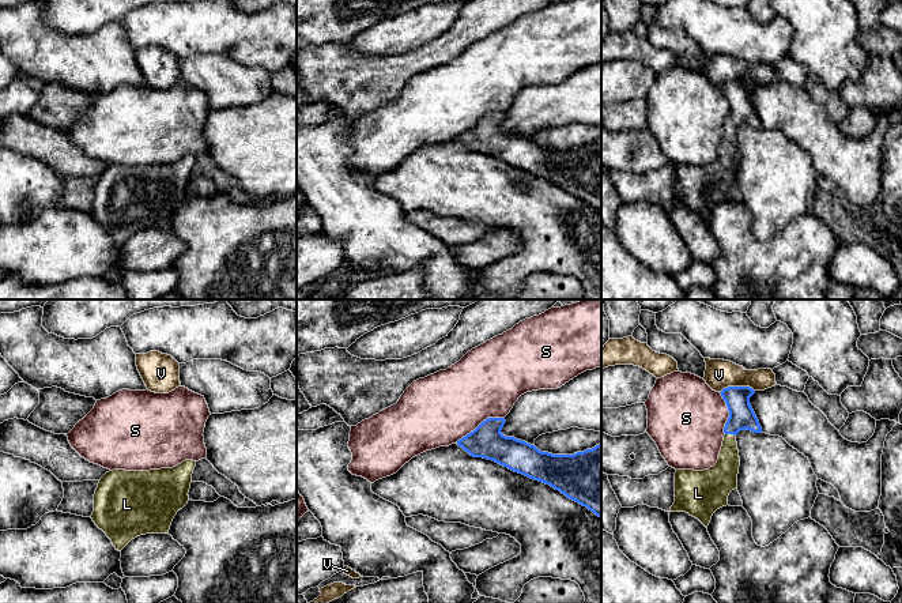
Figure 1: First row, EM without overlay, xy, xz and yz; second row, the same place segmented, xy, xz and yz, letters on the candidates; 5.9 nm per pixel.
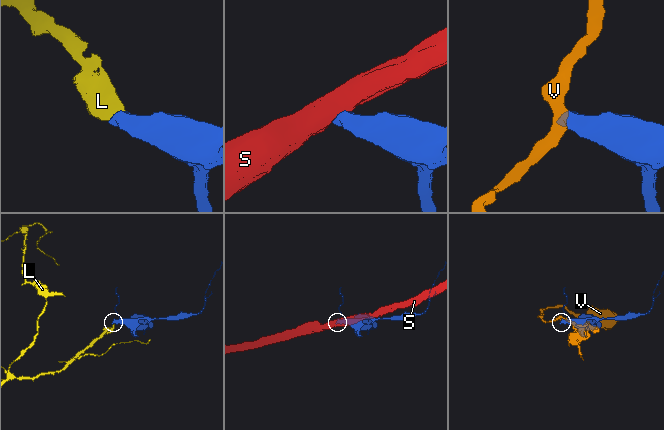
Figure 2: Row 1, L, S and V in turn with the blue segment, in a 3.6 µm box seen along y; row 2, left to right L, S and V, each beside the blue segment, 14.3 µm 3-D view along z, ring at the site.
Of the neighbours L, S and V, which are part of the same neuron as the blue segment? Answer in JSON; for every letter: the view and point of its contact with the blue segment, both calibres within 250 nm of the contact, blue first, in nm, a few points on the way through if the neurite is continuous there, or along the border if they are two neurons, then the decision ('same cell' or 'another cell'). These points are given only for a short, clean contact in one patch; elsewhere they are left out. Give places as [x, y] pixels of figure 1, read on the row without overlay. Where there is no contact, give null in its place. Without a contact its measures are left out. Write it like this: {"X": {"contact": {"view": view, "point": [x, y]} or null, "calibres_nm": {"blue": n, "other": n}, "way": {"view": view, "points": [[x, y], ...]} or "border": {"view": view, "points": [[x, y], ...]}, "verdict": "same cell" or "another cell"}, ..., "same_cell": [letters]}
{"L": {"contact": {"view": "yz", "point": [731, 128]}, "calibres_nm": {"blue": 150, "other": 160}, "way": {"view": "yz", "points": [[742, 112], [732, 121], [731, 128], [728, 159], [724, 169]]}, "verdict": "same cell"}, "S": {"contact": {"view": "xz", "point": [480, 119]}, "calibres_nm": {"blue": 200, "other": 420}, "border": {"view": "xz", "points": [[504, 112], [487, 112], [456, 136]]}, "verdict": "another cell"}, "V": {"contact": {"view": "yz", "point": [736, 82]}, "calibres_nm": {"blue": 150, "other": 170}, "border": {"view": "yz", "points": [[754, 85], [748, 82], [725, 82], [720, 87]]}, "verdict": "another cell"}, "same_cell": ["L"]}

